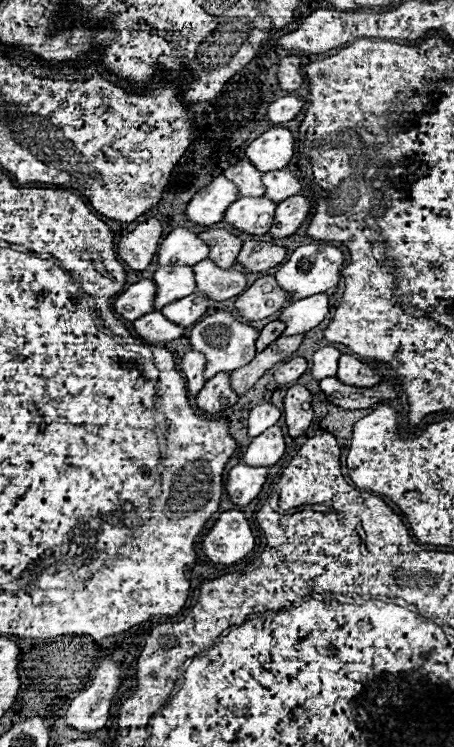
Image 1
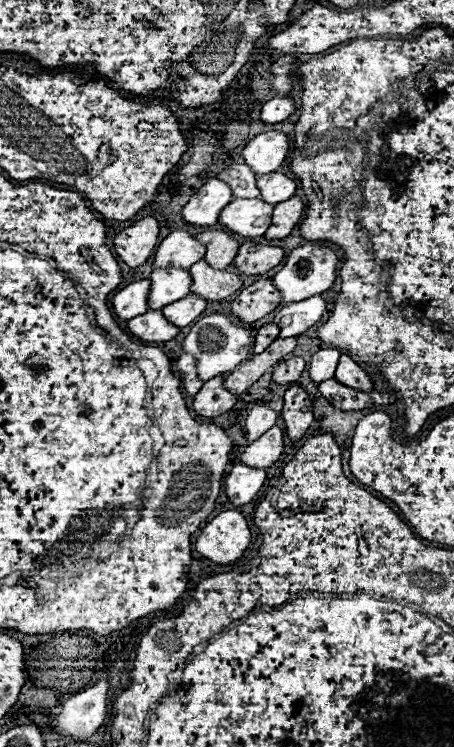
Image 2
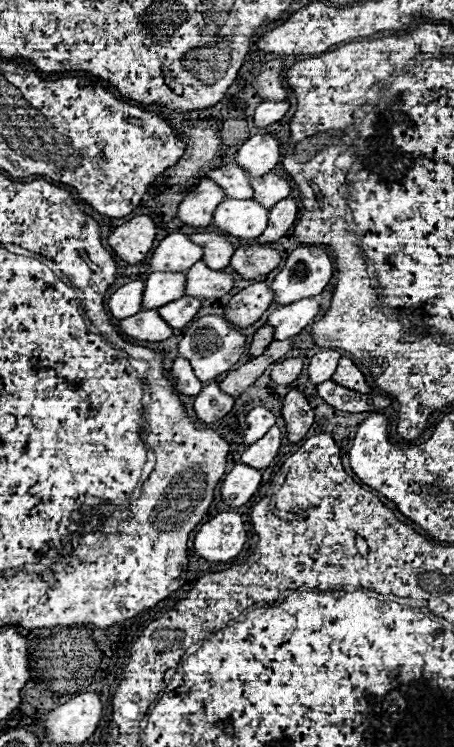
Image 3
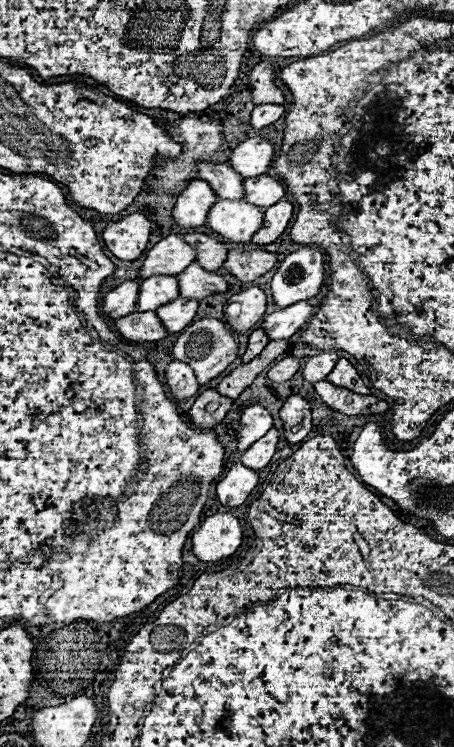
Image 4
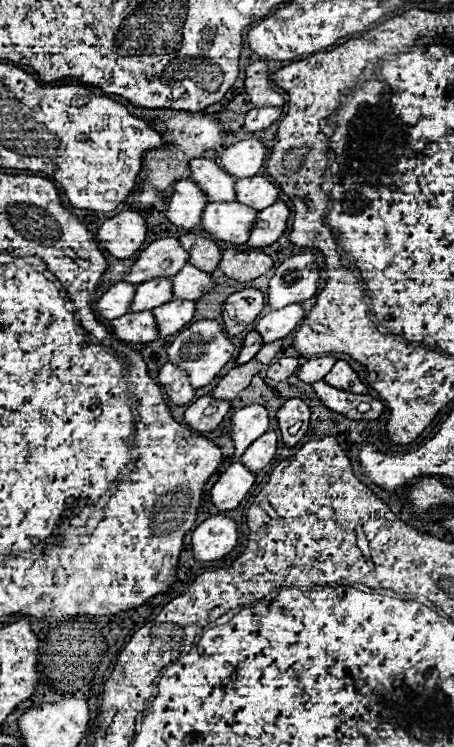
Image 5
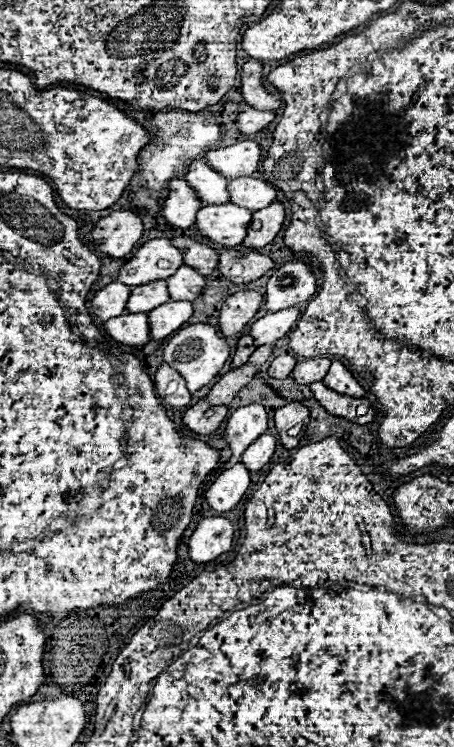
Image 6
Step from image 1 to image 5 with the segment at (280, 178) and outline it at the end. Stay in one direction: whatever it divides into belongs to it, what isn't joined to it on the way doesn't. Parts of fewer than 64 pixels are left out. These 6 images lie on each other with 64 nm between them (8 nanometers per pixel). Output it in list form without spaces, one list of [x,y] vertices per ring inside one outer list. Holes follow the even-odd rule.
[[[264,176],[236,180],[236,200],[256,210],[264,210],[272,206],[278,200],[278,196],[280,196],[280,188]]]

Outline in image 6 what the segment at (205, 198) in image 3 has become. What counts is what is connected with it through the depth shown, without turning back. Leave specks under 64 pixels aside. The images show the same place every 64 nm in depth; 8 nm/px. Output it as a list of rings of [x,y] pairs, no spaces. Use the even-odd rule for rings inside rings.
[[[172,180],[168,198],[164,200],[162,216],[176,228],[192,228],[196,224],[196,212],[200,204],[200,198],[186,180]]]

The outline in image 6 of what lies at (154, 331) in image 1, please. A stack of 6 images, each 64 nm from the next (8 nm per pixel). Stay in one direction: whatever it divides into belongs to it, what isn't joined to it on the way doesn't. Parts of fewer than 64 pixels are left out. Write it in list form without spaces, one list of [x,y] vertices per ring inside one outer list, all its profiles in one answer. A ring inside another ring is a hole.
[[[140,312],[140,314],[122,314],[116,318],[106,320],[106,332],[120,344],[128,344],[128,346],[140,346],[150,342],[150,322],[148,322],[148,314]]]

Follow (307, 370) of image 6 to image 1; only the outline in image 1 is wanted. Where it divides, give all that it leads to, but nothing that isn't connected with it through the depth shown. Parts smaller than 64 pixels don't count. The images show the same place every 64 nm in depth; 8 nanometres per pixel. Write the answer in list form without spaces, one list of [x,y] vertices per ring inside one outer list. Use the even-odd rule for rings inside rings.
[[[326,346],[320,348],[314,358],[312,358],[312,376],[314,380],[322,380],[328,376],[336,376],[338,370],[338,358],[340,358],[340,350],[334,346]]]

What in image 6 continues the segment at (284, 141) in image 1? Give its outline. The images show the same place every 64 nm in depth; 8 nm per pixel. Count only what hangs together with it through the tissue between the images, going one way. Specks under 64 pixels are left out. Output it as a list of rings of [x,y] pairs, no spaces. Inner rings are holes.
[[[244,140],[234,146],[218,148],[206,154],[206,162],[220,170],[222,176],[236,178],[236,176],[252,176],[258,170],[260,162],[260,144],[254,140]]]

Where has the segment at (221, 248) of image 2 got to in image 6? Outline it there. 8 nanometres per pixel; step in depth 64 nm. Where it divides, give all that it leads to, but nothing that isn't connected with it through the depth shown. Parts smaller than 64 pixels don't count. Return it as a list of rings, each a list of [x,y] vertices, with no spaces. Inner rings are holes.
[[[186,236],[174,238],[172,244],[184,252],[184,264],[196,268],[204,276],[210,276],[216,270],[216,266],[218,266],[218,252],[214,248],[210,248],[208,244],[202,244],[198,240],[186,238]]]

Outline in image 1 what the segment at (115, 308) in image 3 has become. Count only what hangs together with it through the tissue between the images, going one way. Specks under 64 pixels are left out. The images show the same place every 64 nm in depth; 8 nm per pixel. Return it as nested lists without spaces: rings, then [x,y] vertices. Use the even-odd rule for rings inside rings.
[[[142,280],[132,284],[126,292],[122,292],[116,302],[114,308],[116,312],[126,318],[126,320],[136,320],[136,316],[144,316],[144,312],[154,312],[154,280]]]

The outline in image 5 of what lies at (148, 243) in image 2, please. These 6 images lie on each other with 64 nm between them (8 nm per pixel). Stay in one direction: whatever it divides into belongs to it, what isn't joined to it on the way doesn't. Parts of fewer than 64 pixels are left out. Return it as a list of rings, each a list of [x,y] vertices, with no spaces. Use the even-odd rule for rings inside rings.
[[[122,212],[100,226],[98,240],[114,258],[124,260],[142,248],[146,230],[146,222],[138,212]]]

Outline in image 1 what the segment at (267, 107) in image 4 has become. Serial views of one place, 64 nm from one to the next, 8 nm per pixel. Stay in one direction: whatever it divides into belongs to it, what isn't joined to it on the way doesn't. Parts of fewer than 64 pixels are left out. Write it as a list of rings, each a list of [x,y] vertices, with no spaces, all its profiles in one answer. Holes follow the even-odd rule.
[[[282,96],[278,100],[274,100],[268,108],[268,120],[278,124],[278,122],[288,122],[294,120],[298,116],[298,112],[304,108],[304,100],[300,100],[298,96]]]

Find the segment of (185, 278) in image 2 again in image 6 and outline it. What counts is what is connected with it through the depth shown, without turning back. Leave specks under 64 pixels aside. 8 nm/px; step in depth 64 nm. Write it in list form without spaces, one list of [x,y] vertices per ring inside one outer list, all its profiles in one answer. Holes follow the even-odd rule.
[[[156,280],[156,282],[132,288],[132,294],[130,294],[130,300],[126,304],[126,310],[130,314],[150,312],[152,308],[156,308],[156,306],[168,302],[168,300],[170,300],[170,294],[168,294],[166,280]]]

